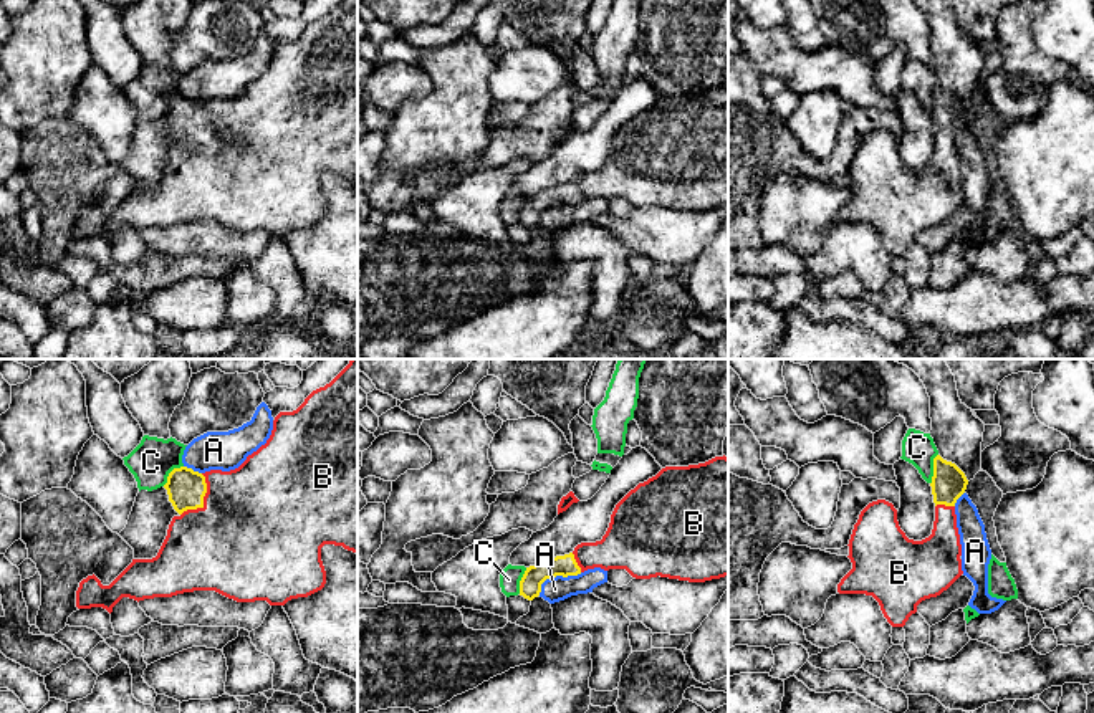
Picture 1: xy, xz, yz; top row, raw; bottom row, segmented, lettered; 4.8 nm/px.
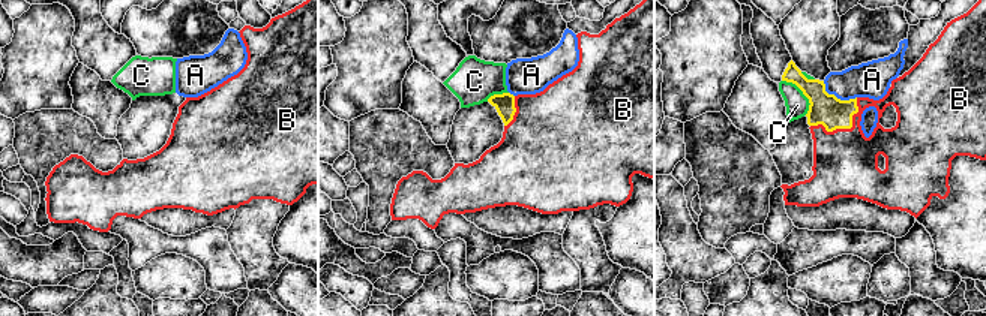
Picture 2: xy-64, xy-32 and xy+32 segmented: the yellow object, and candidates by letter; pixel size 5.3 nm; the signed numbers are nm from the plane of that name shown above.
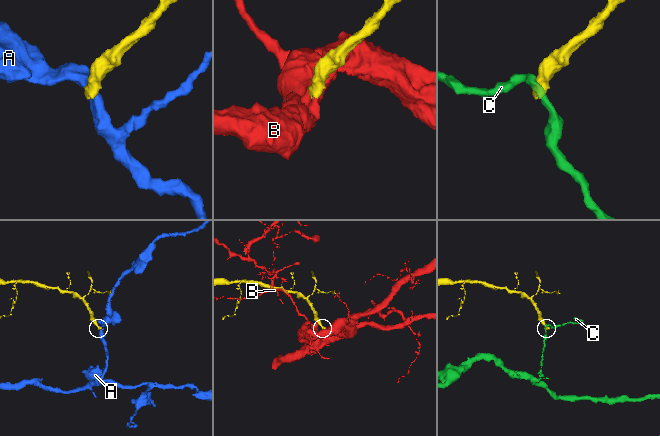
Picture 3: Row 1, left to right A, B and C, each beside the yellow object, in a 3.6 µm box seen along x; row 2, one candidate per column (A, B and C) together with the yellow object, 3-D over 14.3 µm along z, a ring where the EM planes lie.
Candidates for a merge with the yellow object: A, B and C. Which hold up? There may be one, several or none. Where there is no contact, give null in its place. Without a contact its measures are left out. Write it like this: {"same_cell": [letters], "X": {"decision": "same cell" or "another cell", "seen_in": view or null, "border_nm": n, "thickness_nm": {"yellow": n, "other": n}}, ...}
{"same_cell": ["B"], "A": {"decision": "another cell", "seen_in": "xz", "border_nm": 240, "thickness_nm": {"yellow": 110, "other": 120}}, "B": {"decision": "same cell", "seen_in": "xy", "border_nm": 240, "thickness_nm": {"yellow": 190, "other": 480}}, "C": {"decision": "another cell", "seen_in": "yz", "border_nm": 160, "thickness_nm": {"yellow": 170, "other": 160}}}

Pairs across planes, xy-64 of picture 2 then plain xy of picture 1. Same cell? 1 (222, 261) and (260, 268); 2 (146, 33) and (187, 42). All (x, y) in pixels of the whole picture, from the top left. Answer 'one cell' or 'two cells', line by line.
1: two cells
2: one cell

